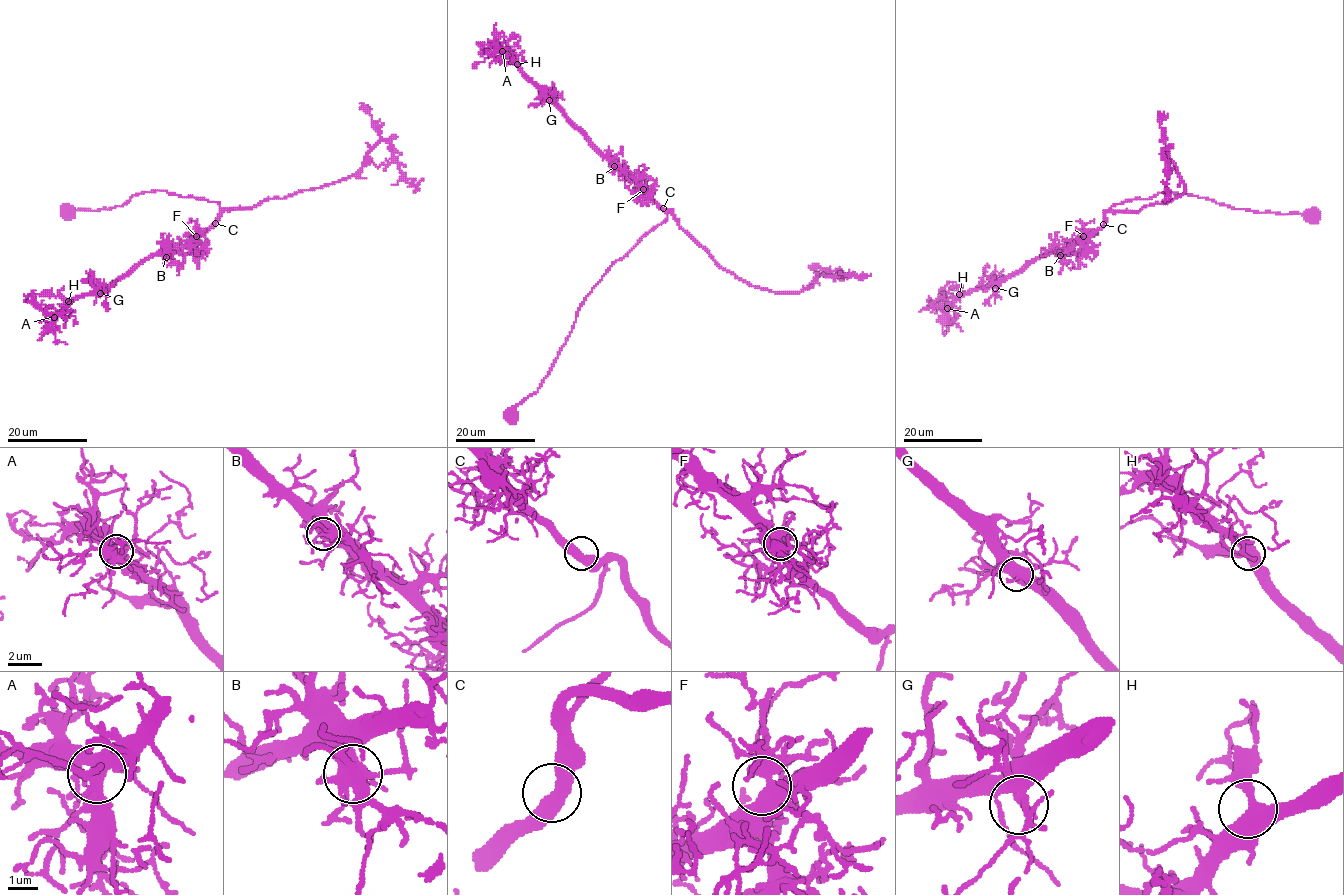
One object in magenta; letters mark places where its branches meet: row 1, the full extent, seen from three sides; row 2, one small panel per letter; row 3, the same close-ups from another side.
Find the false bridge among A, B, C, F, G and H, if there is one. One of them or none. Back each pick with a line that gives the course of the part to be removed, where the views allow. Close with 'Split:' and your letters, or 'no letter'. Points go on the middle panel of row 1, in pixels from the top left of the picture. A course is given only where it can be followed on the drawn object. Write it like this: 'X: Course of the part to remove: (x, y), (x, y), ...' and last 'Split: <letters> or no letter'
Split: no letter

